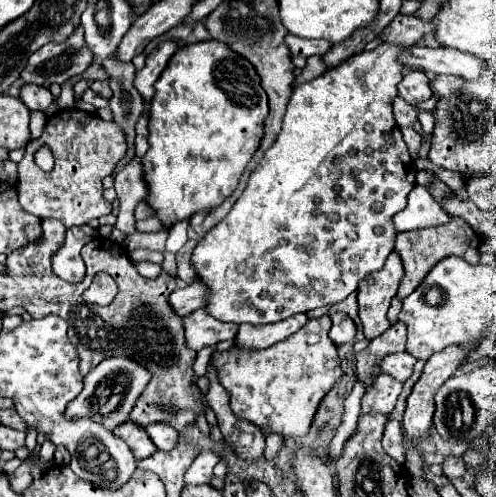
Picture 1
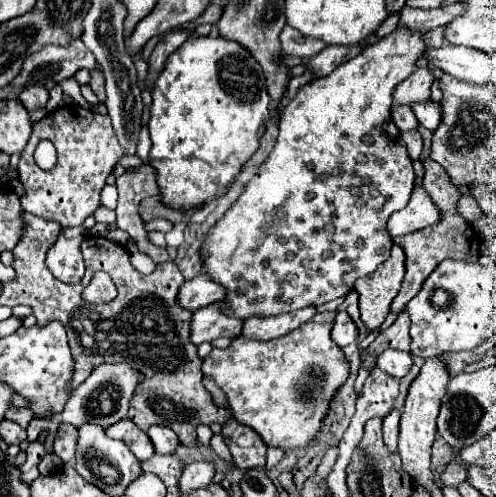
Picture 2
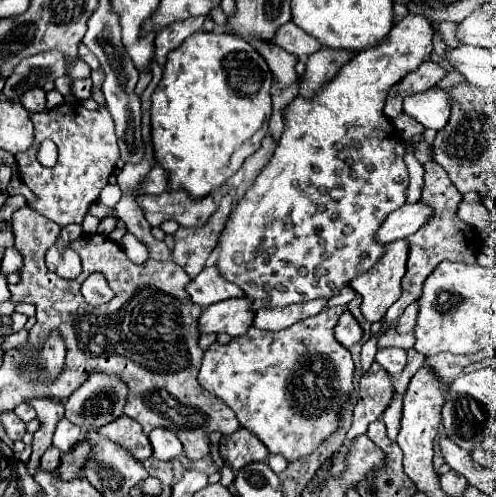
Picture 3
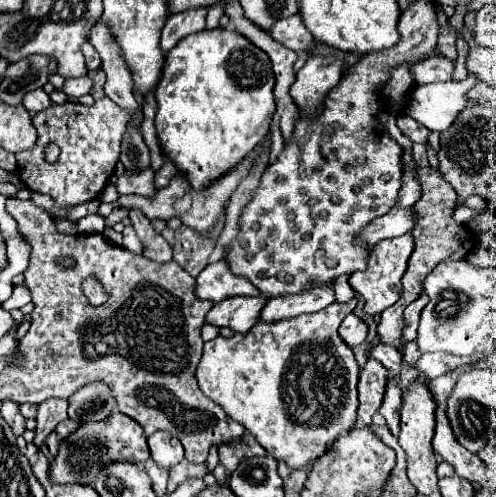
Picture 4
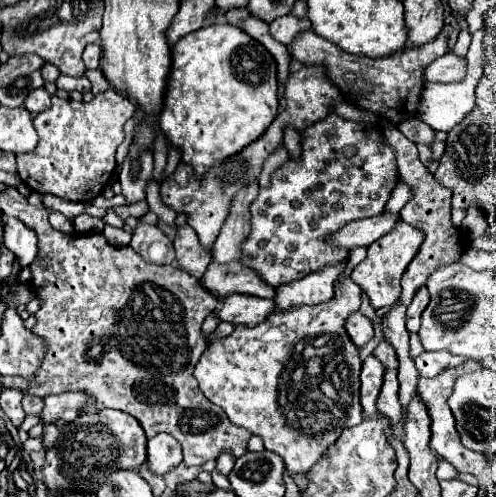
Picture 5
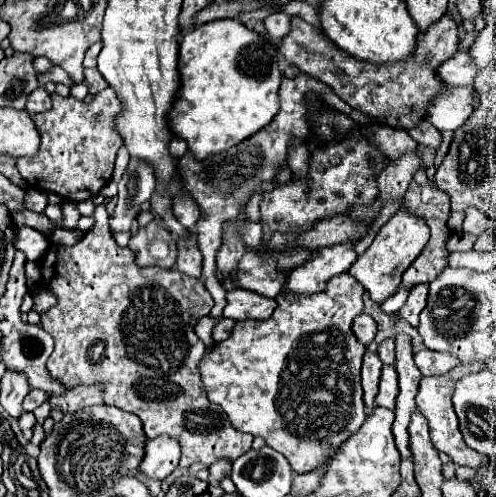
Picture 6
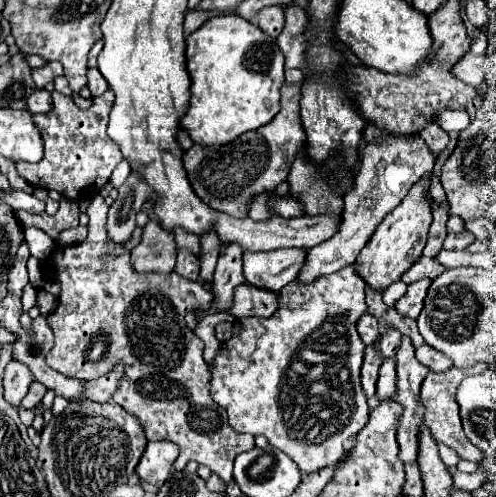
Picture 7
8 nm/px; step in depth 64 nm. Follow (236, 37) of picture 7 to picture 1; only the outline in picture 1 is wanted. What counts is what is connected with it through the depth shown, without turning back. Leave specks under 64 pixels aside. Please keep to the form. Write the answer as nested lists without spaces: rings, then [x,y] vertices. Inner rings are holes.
[[[218,40],[182,46],[170,58],[154,86],[156,94],[150,106],[150,148],[142,160],[144,178],[150,188],[146,200],[156,216],[166,226],[172,226],[180,220],[188,220],[200,210],[214,210],[234,192],[240,174],[246,170],[246,164],[262,140],[264,120],[268,116],[268,96],[256,68],[226,42]]]

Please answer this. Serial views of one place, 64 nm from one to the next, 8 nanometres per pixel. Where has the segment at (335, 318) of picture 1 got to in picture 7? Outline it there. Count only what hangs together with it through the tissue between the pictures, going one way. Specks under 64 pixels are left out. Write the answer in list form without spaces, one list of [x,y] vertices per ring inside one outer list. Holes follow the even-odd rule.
[[[364,314],[358,320],[358,334],[364,344],[374,344],[374,340],[378,338],[378,320],[372,314]]]

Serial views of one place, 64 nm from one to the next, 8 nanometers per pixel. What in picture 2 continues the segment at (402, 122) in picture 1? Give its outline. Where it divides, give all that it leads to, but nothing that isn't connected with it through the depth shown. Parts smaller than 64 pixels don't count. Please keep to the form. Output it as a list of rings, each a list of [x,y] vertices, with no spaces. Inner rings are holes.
[[[400,106],[400,108],[394,108],[392,112],[392,120],[396,124],[396,128],[400,132],[410,132],[410,130],[418,130],[418,120],[416,116],[412,116],[412,110],[408,106]]]

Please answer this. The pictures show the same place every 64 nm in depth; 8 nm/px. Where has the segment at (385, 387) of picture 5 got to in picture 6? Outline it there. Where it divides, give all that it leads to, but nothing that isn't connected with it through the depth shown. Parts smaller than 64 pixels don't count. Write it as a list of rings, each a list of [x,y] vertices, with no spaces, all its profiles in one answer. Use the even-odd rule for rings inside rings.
[[[386,364],[386,366],[382,368],[380,390],[378,390],[378,396],[376,396],[376,404],[394,410],[394,406],[396,406],[396,402],[394,402],[396,396],[398,396],[398,376],[396,376],[394,366]]]

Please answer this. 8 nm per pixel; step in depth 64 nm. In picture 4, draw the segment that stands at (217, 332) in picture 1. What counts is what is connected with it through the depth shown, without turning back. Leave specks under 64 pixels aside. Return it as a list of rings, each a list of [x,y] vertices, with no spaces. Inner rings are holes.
[[[232,296],[218,302],[210,312],[206,322],[216,326],[228,326],[234,332],[248,332],[258,320],[260,312],[268,300],[262,296]]]

